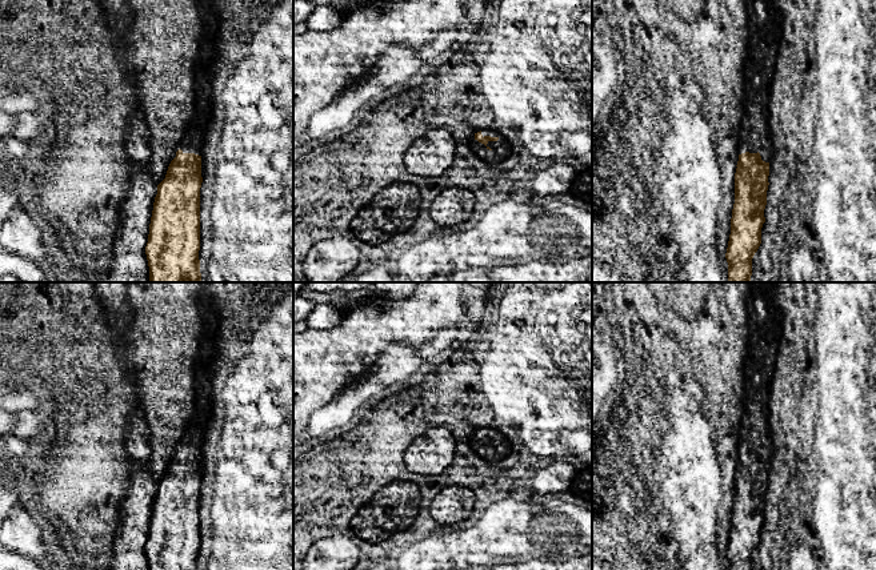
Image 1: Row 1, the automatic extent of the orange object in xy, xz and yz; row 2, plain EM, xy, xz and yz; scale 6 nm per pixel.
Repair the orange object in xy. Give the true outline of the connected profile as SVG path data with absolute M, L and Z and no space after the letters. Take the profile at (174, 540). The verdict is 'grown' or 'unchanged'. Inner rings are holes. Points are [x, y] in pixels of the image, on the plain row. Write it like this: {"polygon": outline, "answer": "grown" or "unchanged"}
{"polygon": "M176 450L157 493L145 553L149 570L200 570L201 454Z", "answer": "unchanged"}

